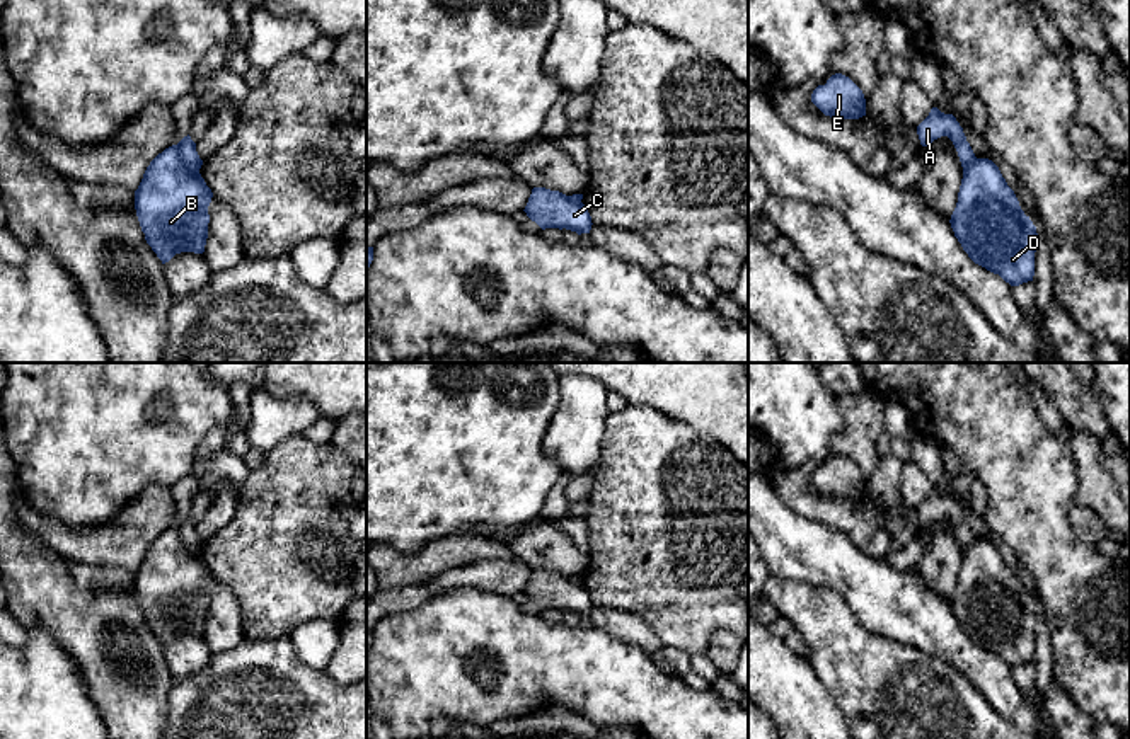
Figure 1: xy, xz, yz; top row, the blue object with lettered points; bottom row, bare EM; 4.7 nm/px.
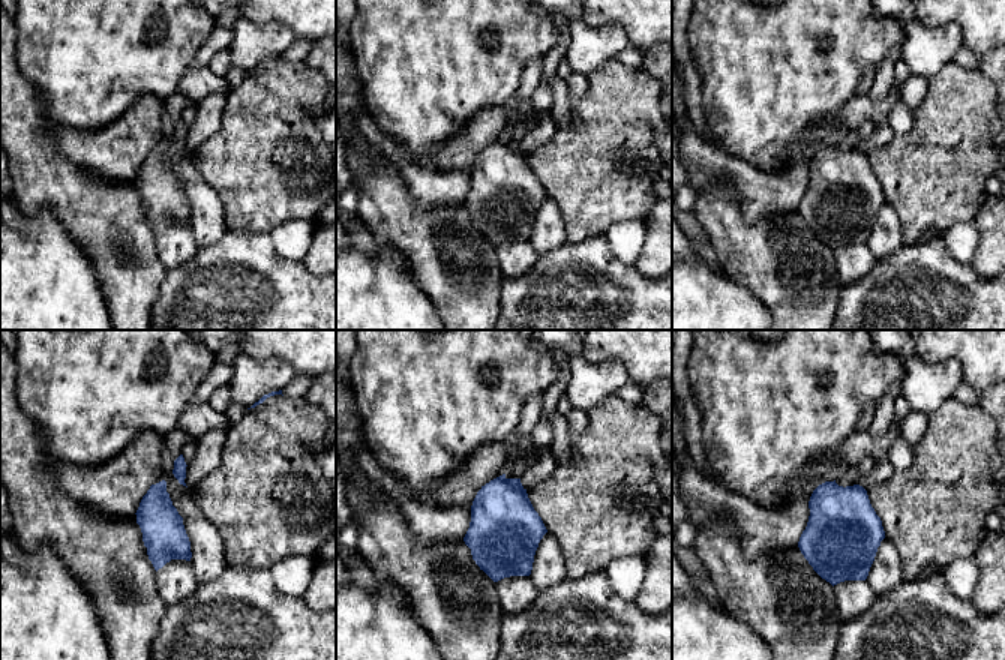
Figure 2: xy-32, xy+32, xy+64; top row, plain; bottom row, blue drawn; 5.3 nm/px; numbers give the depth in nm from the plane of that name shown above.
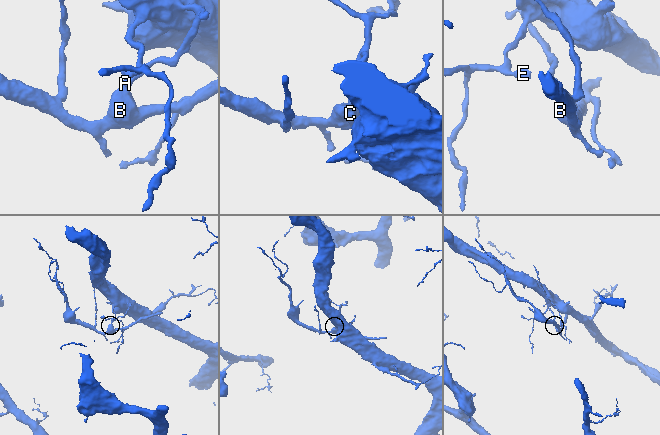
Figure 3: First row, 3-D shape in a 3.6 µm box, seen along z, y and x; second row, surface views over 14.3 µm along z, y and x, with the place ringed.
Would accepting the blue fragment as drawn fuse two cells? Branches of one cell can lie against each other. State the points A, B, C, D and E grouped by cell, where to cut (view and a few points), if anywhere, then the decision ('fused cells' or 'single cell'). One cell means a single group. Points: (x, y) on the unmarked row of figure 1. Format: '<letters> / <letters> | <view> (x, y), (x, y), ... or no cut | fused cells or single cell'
A E / B C D | xy (176, 527), (181, 540), (198, 552) | fused cells

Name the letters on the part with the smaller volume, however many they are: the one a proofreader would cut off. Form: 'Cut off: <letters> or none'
Cut off: B, C, D

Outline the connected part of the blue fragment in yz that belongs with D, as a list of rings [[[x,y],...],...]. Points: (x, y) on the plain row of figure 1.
[[[989,540],[963,550],[951,610],[968,639],[1011,667],[1033,662],[1036,608]]]

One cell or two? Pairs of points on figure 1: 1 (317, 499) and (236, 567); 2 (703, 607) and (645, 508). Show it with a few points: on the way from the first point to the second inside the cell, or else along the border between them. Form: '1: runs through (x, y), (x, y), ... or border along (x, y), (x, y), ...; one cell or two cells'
1: runs through (297, 520), (261, 555), (256, 555); one cell
2: runs through (677, 588), (665, 561), (665, 537), (662, 533); one cell

